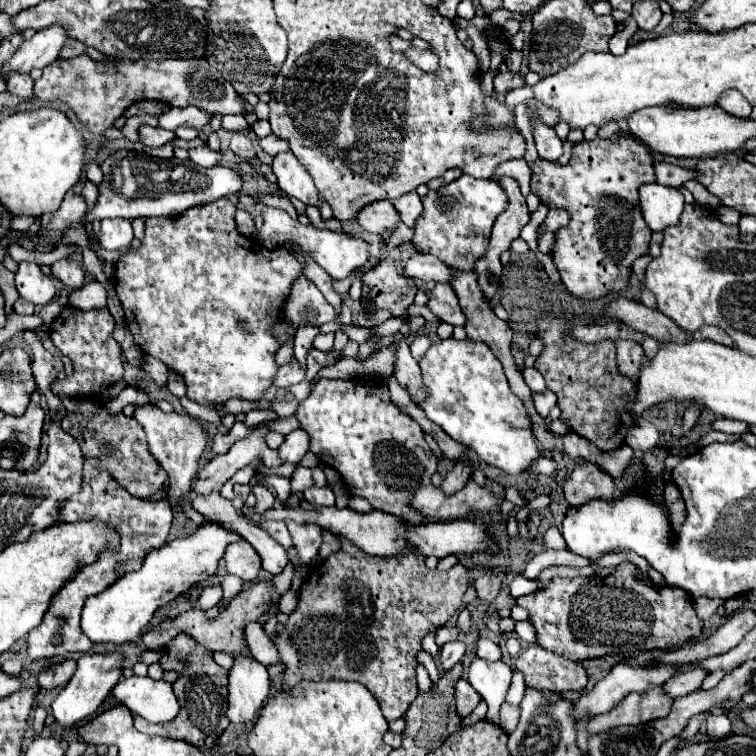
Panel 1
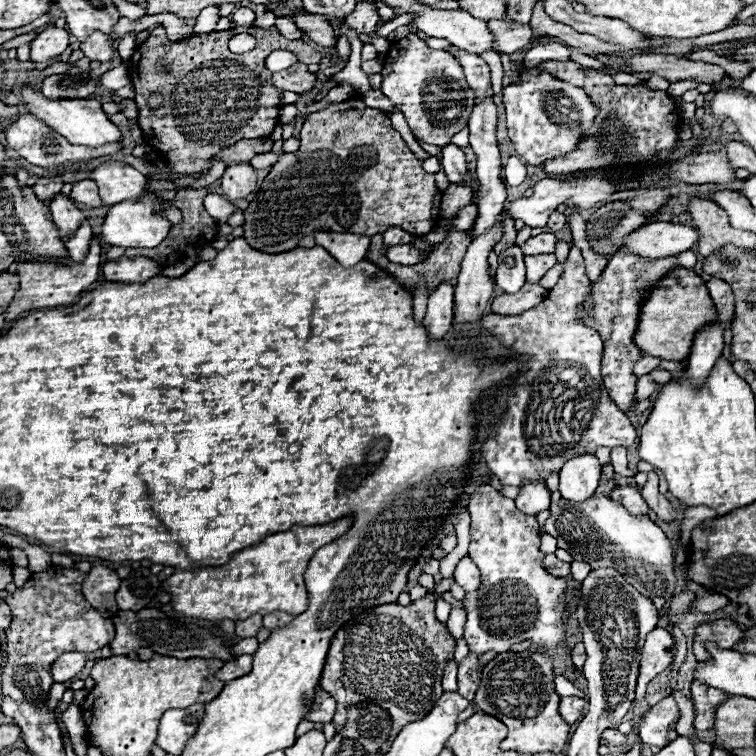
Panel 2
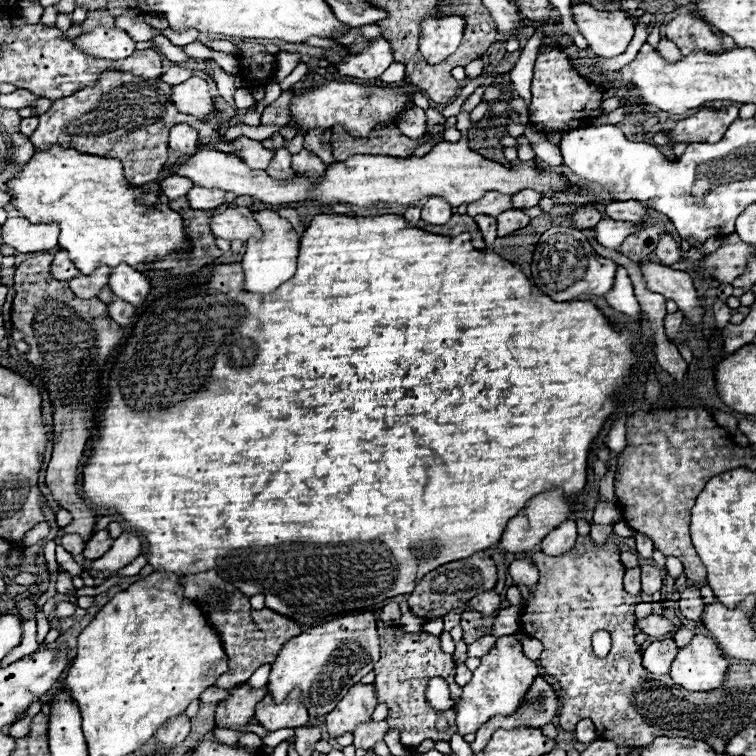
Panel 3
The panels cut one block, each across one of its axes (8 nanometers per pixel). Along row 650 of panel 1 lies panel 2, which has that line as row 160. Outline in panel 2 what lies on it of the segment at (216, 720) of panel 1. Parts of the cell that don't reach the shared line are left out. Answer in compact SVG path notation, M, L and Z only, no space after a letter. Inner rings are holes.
M158 26L150 32L148 40L136 48L134 56L128 60L128 74L132 74L130 78L136 90L134 100L140 108L138 124L146 136L146 144L162 154L162 158L174 168L174 174L208 174L210 160L222 148L236 144L236 140L264 138L272 134L278 124L280 108L272 108L276 104L264 98L264 88L272 86L272 72L266 70L264 60L274 50L294 52L300 62L306 64L322 60L320 52L310 44L304 40L286 40L276 26L236 26L224 32L188 36L178 42L170 42L164 28ZM240 32L252 34L258 44L252 52L230 54L228 40ZM160 58L172 64L168 74L156 70L156 60ZM152 92L162 98L158 110L148 106Z

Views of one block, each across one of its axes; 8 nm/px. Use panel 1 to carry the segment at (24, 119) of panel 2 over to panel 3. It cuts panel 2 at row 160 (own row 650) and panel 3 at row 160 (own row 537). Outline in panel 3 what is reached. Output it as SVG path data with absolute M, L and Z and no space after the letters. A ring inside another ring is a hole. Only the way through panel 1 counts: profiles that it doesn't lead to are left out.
M106 70L94 86L56 100L52 108L40 116L40 124L30 140L38 150L60 144L62 148L76 148L84 154L118 158L124 164L124 176L132 184L154 182L168 160L168 132L174 124L190 124L198 128L200 136L218 136L228 124L226 112L220 110L212 110L206 120L178 112L170 100L170 90L172 86L160 78L144 80L126 72Z

